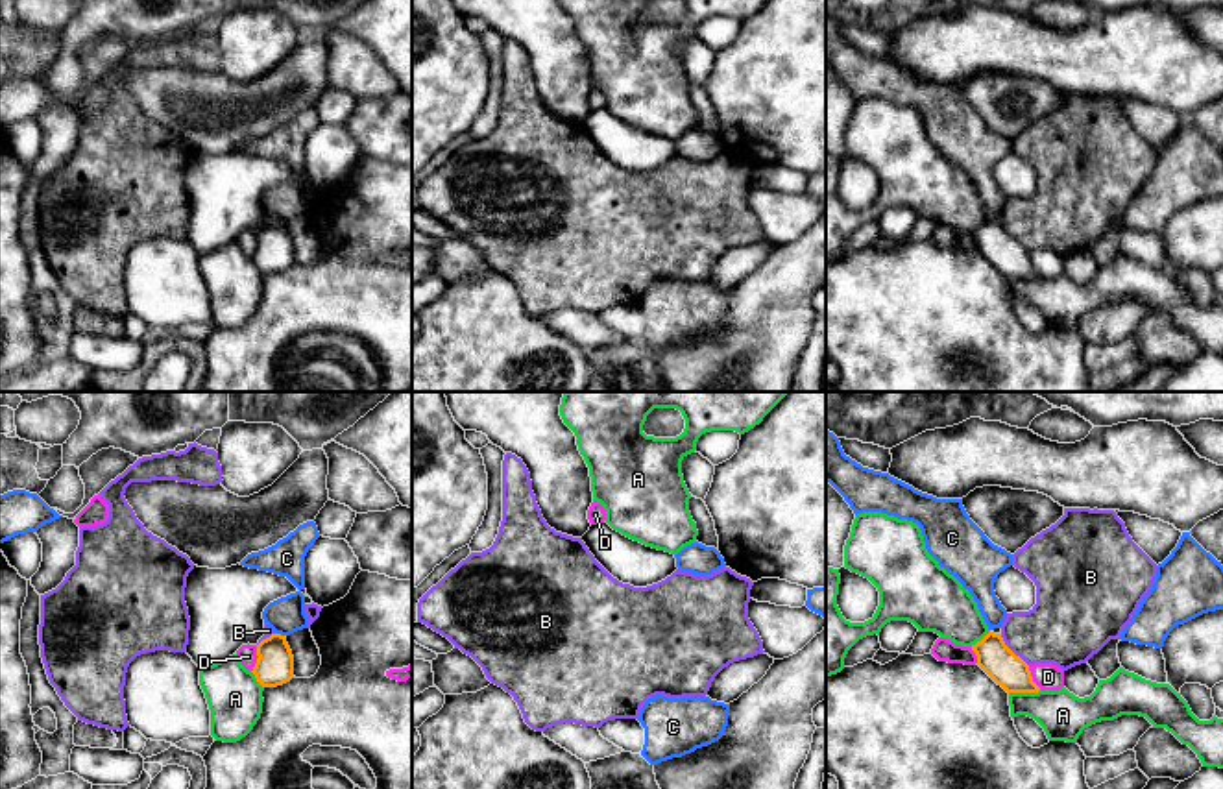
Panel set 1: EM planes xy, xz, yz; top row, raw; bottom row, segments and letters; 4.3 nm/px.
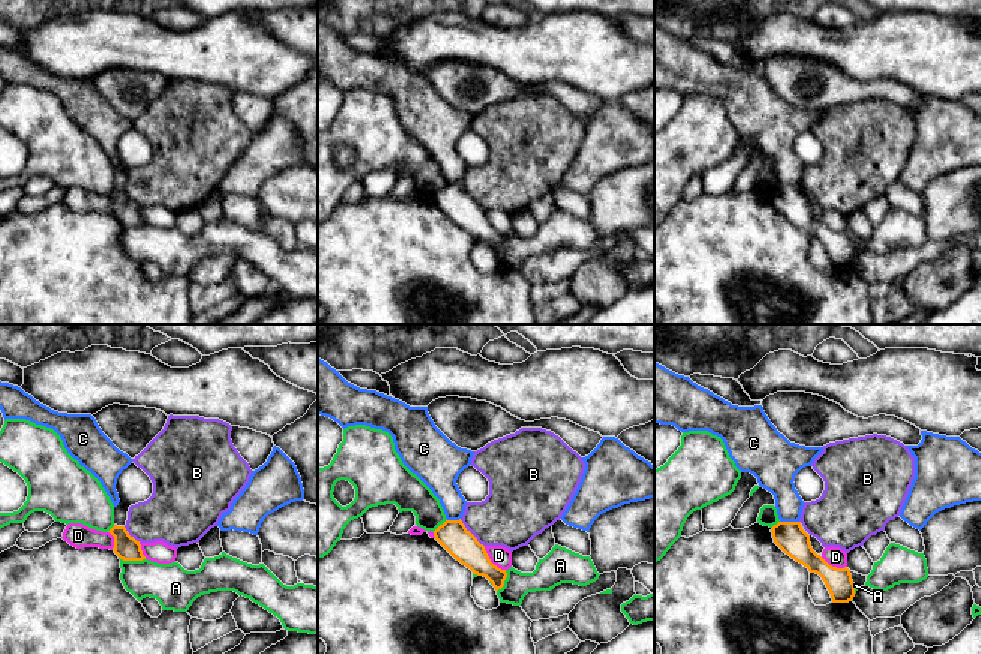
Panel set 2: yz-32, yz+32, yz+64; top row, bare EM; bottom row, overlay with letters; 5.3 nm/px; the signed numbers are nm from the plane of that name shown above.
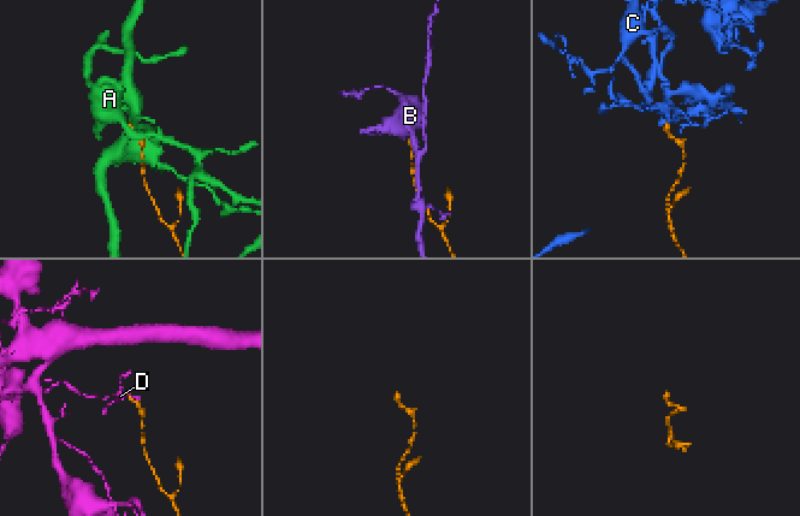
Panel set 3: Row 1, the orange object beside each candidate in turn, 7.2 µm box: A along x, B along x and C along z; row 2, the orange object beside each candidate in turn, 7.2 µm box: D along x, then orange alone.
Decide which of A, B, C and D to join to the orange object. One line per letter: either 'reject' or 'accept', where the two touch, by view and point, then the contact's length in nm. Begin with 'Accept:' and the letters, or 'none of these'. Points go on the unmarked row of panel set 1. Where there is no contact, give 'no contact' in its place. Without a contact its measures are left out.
Accept: none of these
A: reject | yz (1024, 278) | 140 nm
B: reject | yz (1011, 237) | 190 nm
C: reject | xy (279, 220) | 40 nm
D: reject | xy (257, 244) | 120 nm

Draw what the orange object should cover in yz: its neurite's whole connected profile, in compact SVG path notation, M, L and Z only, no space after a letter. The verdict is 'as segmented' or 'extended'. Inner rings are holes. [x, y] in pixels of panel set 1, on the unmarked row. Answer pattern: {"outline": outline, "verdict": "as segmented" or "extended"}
{"outline": "M988 218L972 231L977 251L1007 279L1038 279L1029 251L1016 242L1003 227L1001 220Z", "verdict": "as segmented"}

